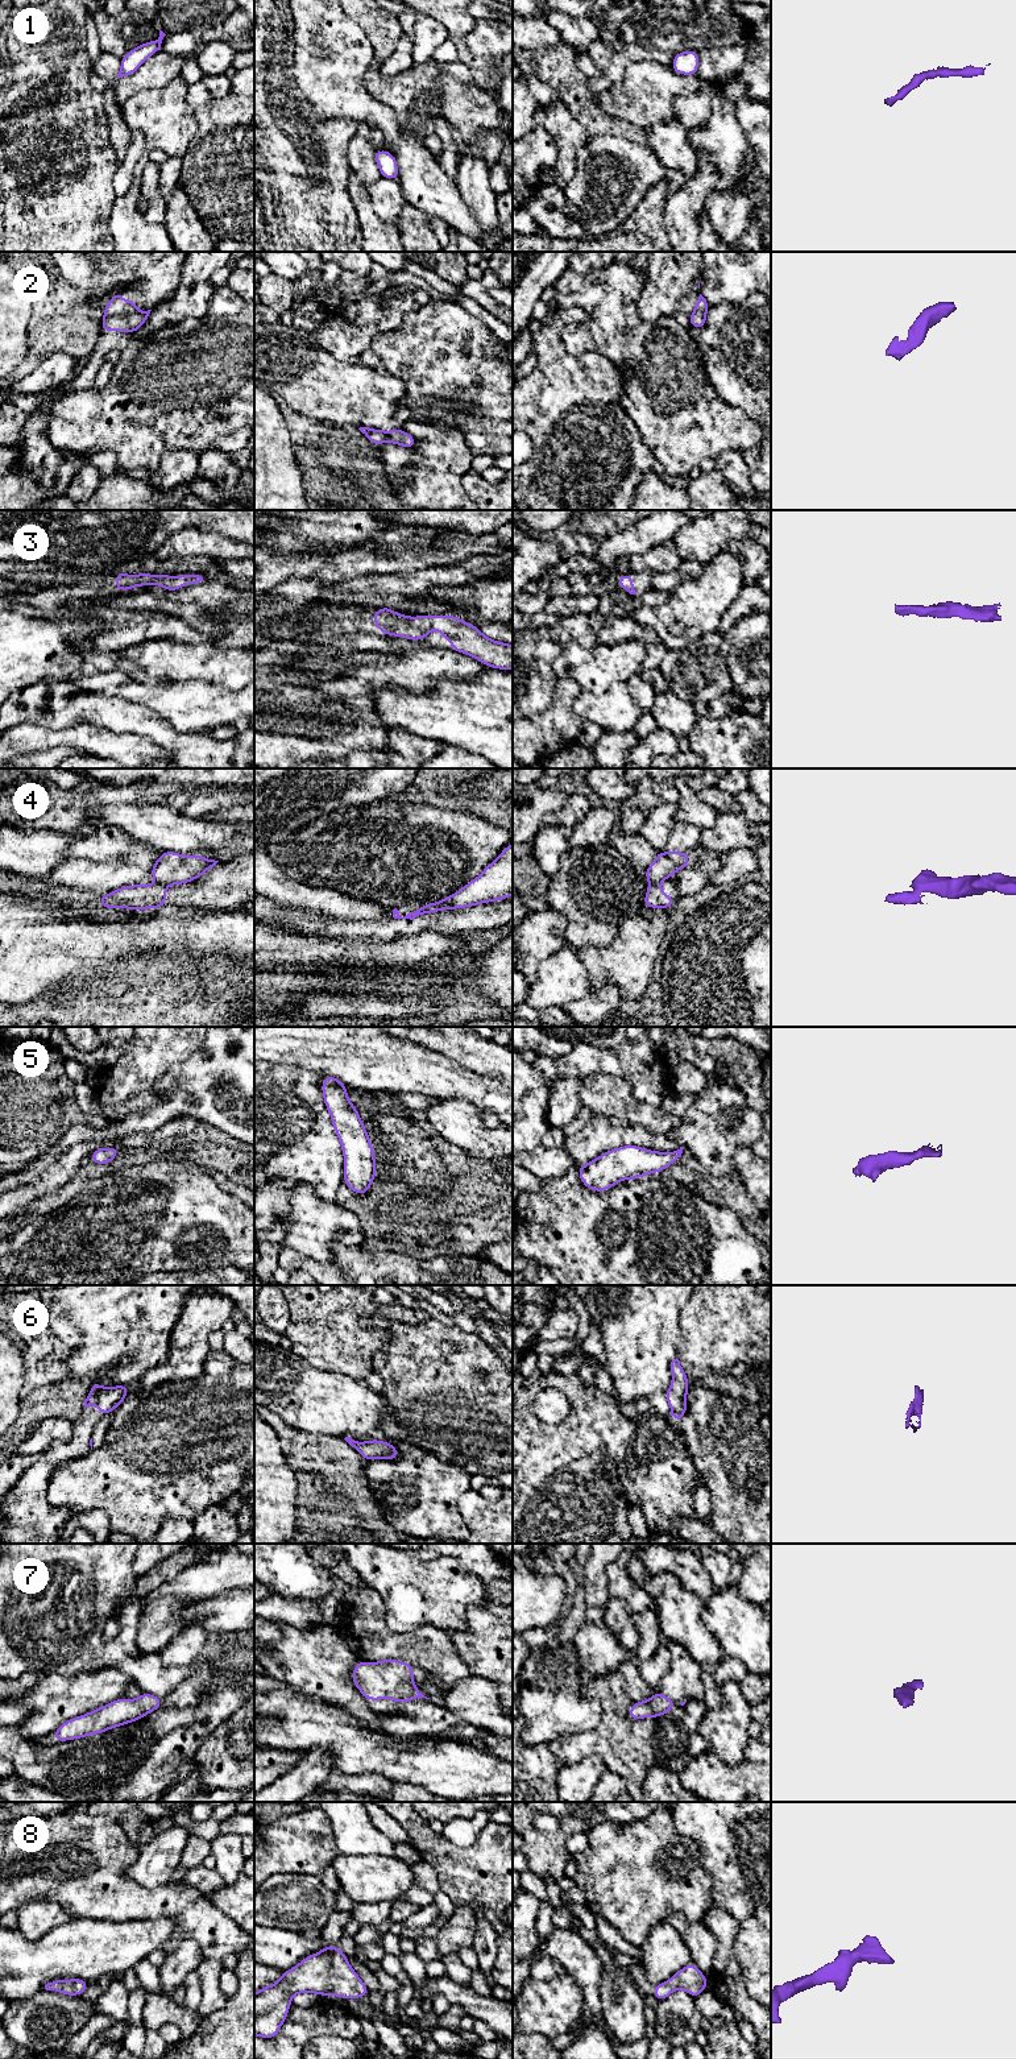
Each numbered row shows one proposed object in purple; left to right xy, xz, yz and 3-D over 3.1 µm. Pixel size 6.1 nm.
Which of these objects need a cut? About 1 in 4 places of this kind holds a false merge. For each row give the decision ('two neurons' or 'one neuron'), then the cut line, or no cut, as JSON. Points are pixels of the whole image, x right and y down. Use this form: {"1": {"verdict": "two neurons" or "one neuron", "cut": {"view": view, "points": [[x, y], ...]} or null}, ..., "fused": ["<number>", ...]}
{"1": {"verdict": "one neuron", "cut": null}, "2": {"verdict": "one neuron", "cut": null}, "3": {"verdict": "one neuron", "cut": null}, "4": {"verdict": "two neurons", "cut": {"view": "xy", "points": [[157, 882], [165, 886]]}}, "5": {"verdict": "one neuron", "cut": null}, "6": {"verdict": "one neuron", "cut": null}, "7": {"verdict": "one neuron", "cut": null}, "8": {"verdict": "one neuron", "cut": null}, "fused": ["4"]}

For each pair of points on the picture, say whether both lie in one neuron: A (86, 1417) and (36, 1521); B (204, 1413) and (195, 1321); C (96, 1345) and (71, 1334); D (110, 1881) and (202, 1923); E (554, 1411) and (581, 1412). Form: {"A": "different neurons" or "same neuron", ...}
{"A": "same neuron", "B": "different neurons", "C": "different neurons", "D": "same neuron", "E": "different neurons"}

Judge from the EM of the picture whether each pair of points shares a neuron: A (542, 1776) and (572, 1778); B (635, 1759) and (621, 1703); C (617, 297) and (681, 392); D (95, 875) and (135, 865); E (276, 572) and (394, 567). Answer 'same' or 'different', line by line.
A: different
B: same
C: same
D: same
E: same

